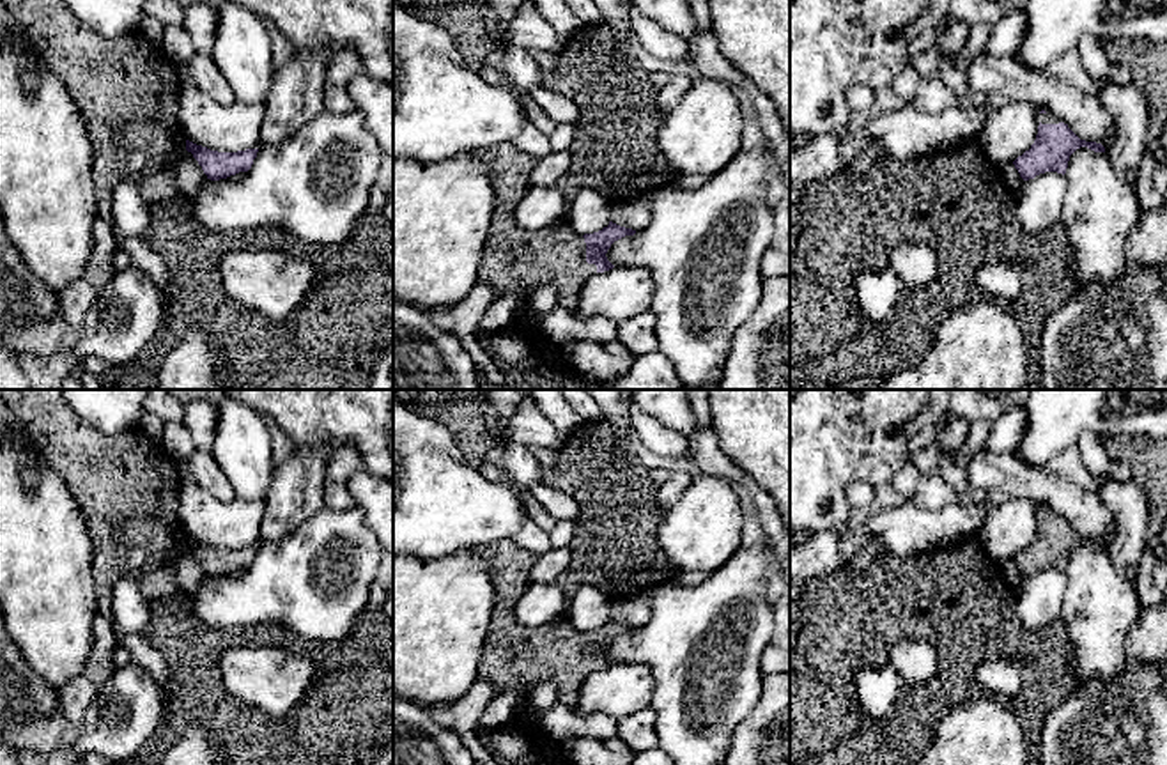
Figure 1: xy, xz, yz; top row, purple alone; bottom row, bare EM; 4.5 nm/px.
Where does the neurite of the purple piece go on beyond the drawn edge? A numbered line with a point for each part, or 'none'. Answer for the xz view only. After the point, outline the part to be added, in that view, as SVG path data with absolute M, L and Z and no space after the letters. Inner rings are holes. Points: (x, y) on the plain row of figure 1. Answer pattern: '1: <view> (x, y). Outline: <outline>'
1: xz (556, 650). Outline: M501 542L482 545L478 554L489 567L496 591L478 676L487 678L494 692L517 687L526 698L535 685L554 680L556 701L572 708L583 682L597 669L597 662L586 659L583 630L567 618L531 629L515 618L515 604L529 586L528 574L538 556L521 545ZM517 639L528 641L522 657L512 653Z

